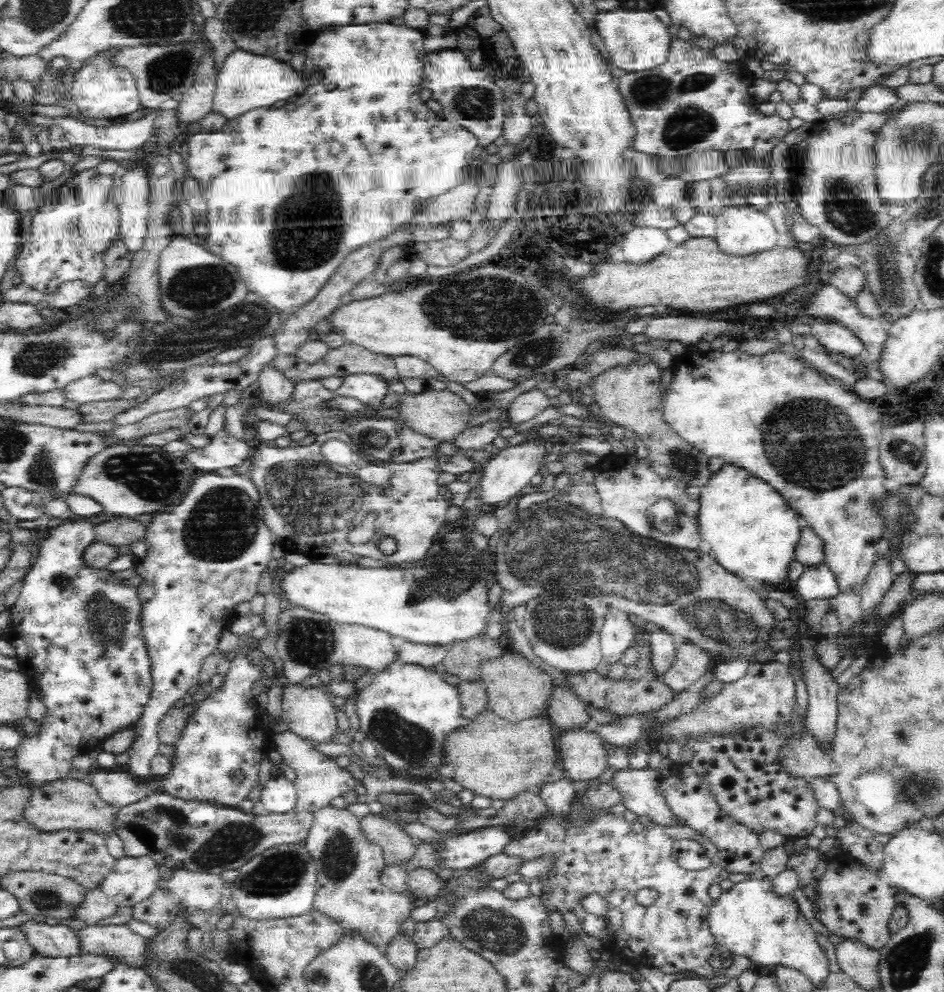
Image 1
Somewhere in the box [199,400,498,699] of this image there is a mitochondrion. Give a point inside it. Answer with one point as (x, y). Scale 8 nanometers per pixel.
(313, 500)

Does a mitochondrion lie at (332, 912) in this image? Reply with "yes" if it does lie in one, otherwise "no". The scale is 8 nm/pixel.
no

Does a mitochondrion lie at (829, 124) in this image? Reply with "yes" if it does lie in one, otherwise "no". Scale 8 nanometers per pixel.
no

